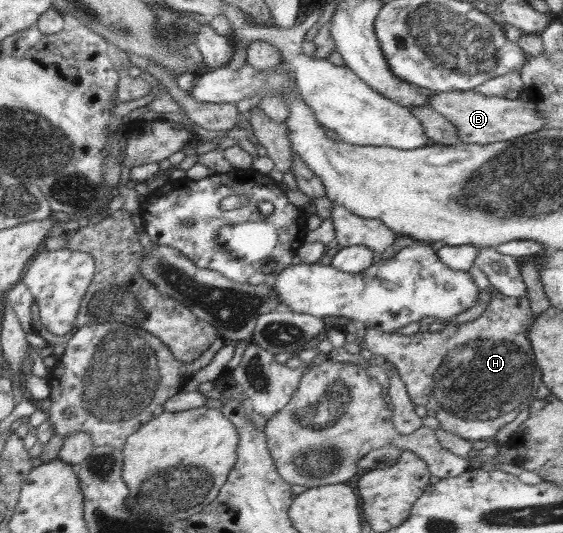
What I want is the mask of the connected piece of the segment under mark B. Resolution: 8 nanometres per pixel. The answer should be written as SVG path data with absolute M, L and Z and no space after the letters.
M475 90L432 92L428 98L428 104L458 128L458 138L461 144L483 145L509 141L544 127L544 118L538 112L534 102L524 103L519 99L508 100L502 96L485 96Z

